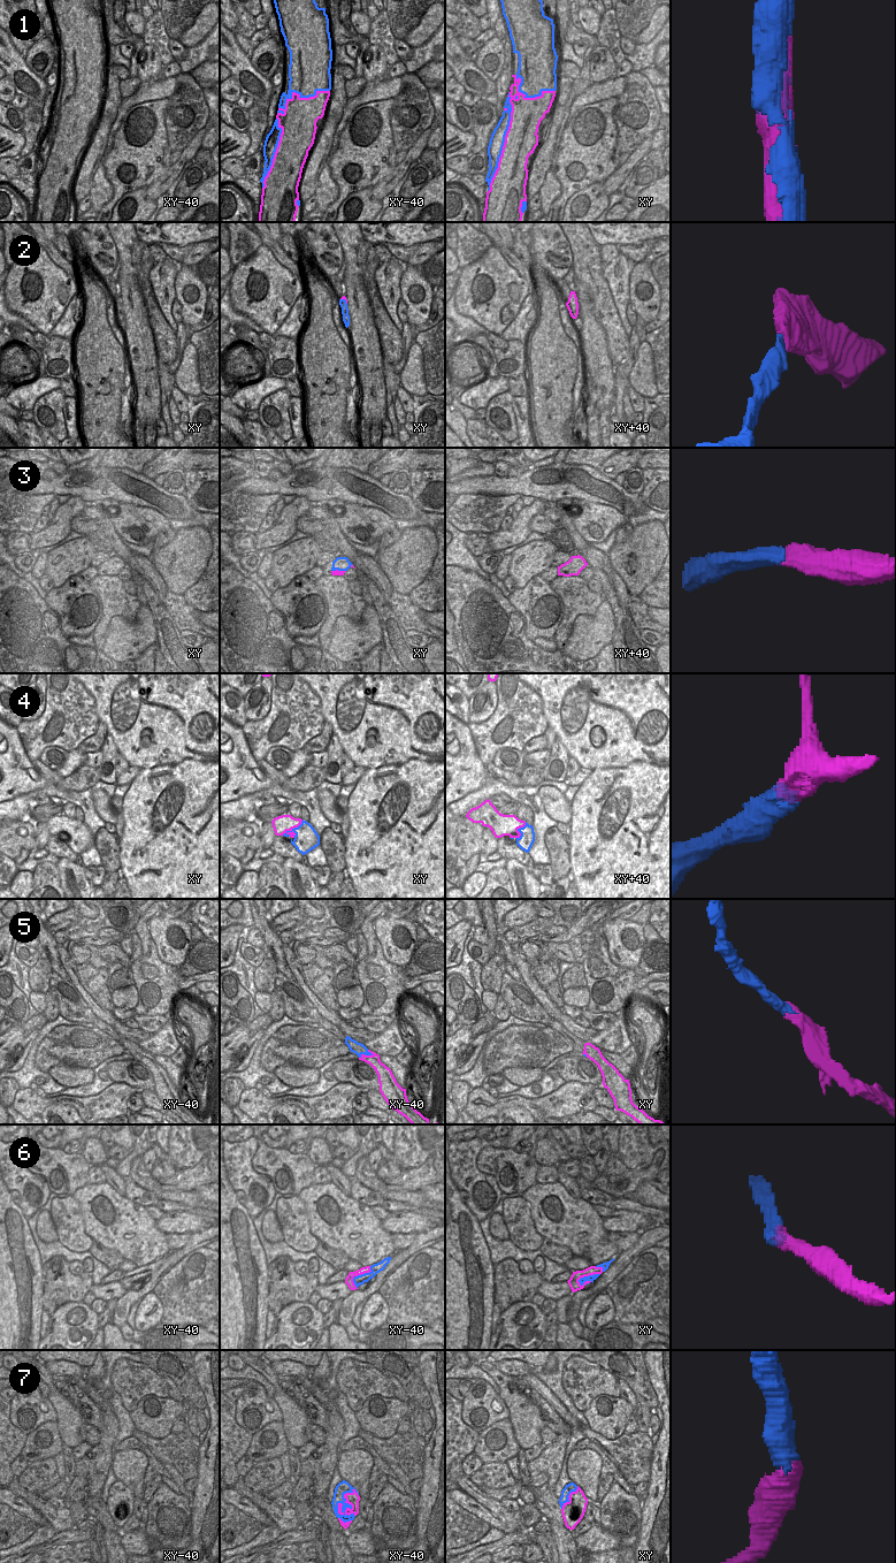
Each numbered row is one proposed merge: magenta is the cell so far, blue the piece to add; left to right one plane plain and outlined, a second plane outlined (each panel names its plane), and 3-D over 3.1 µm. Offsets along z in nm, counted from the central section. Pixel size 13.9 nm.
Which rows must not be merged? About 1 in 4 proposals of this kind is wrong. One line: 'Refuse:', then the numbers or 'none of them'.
Refuse: none of them

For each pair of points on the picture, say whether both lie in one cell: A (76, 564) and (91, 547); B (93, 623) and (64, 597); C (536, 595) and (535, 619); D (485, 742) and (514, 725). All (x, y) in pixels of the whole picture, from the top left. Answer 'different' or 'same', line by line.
A: same
B: same
C: same
D: same

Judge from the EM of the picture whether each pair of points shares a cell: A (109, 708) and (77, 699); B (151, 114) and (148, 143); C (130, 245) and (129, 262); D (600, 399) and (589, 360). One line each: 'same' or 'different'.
A: different
B: same
C: same
D: same

